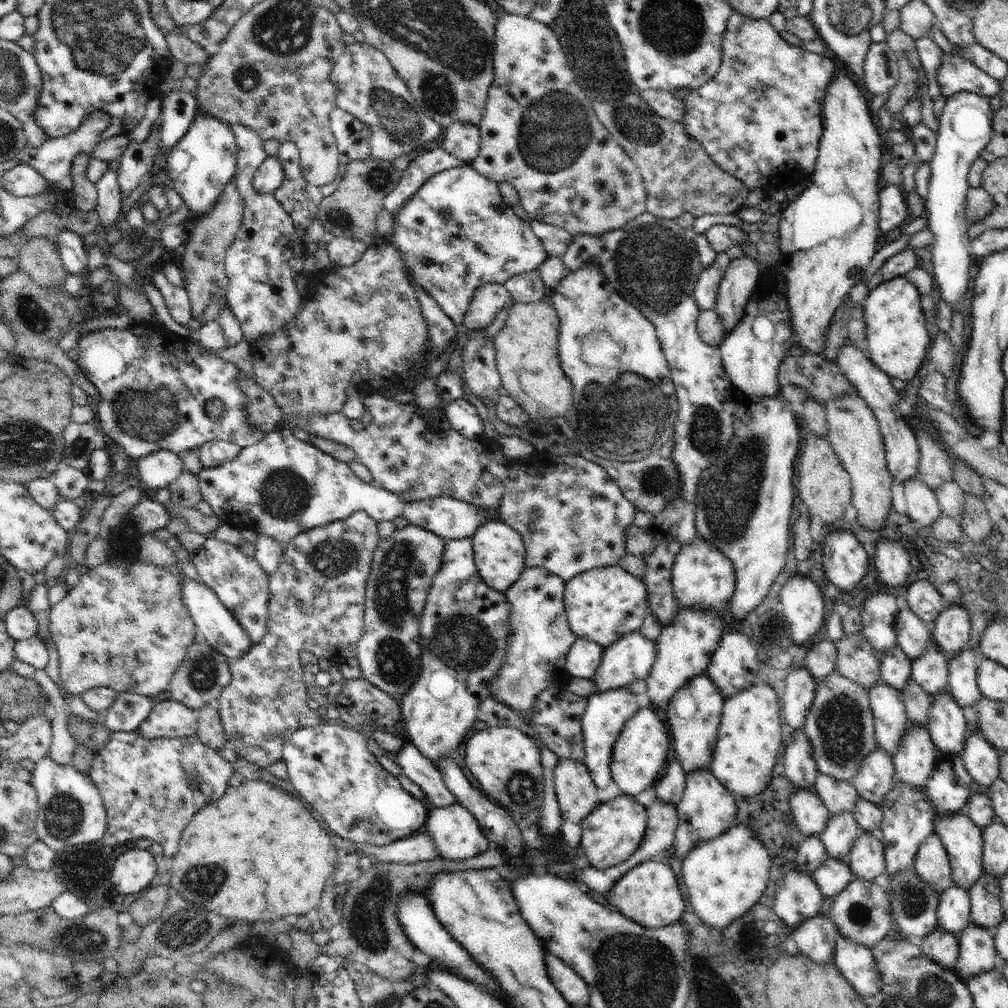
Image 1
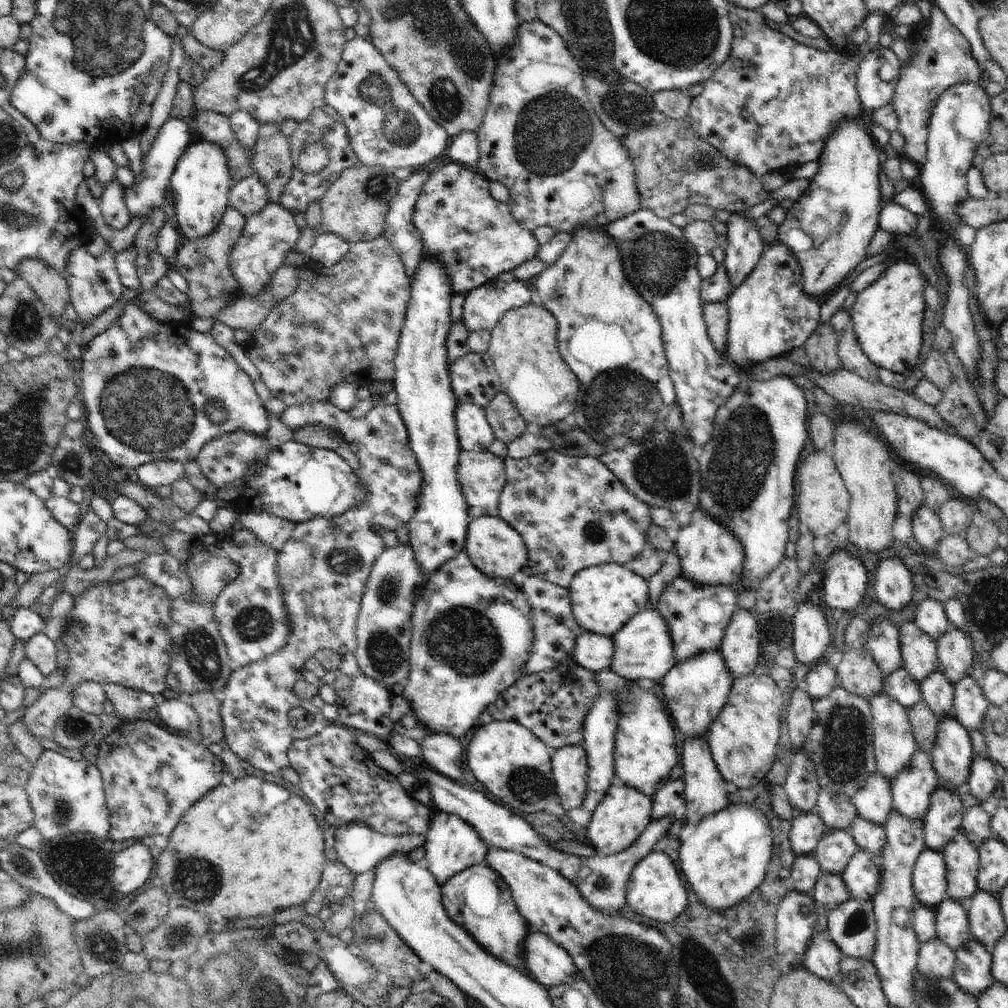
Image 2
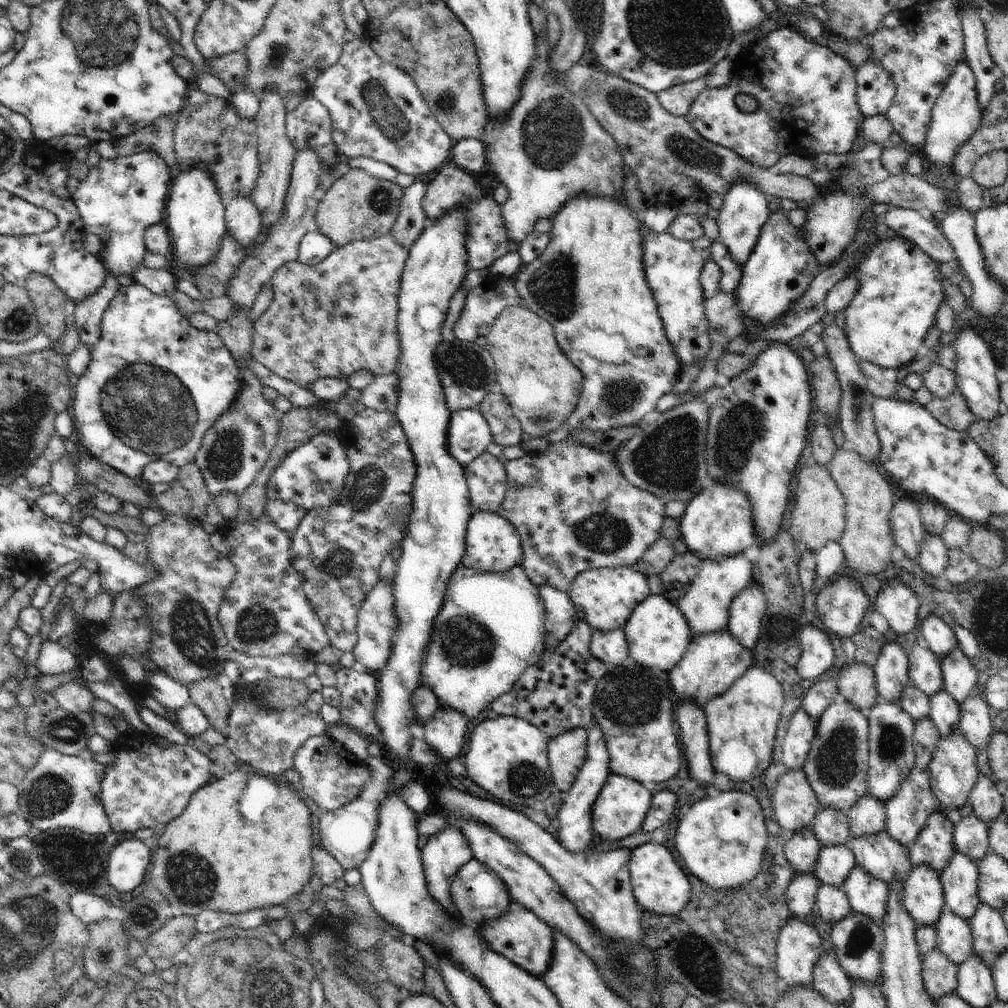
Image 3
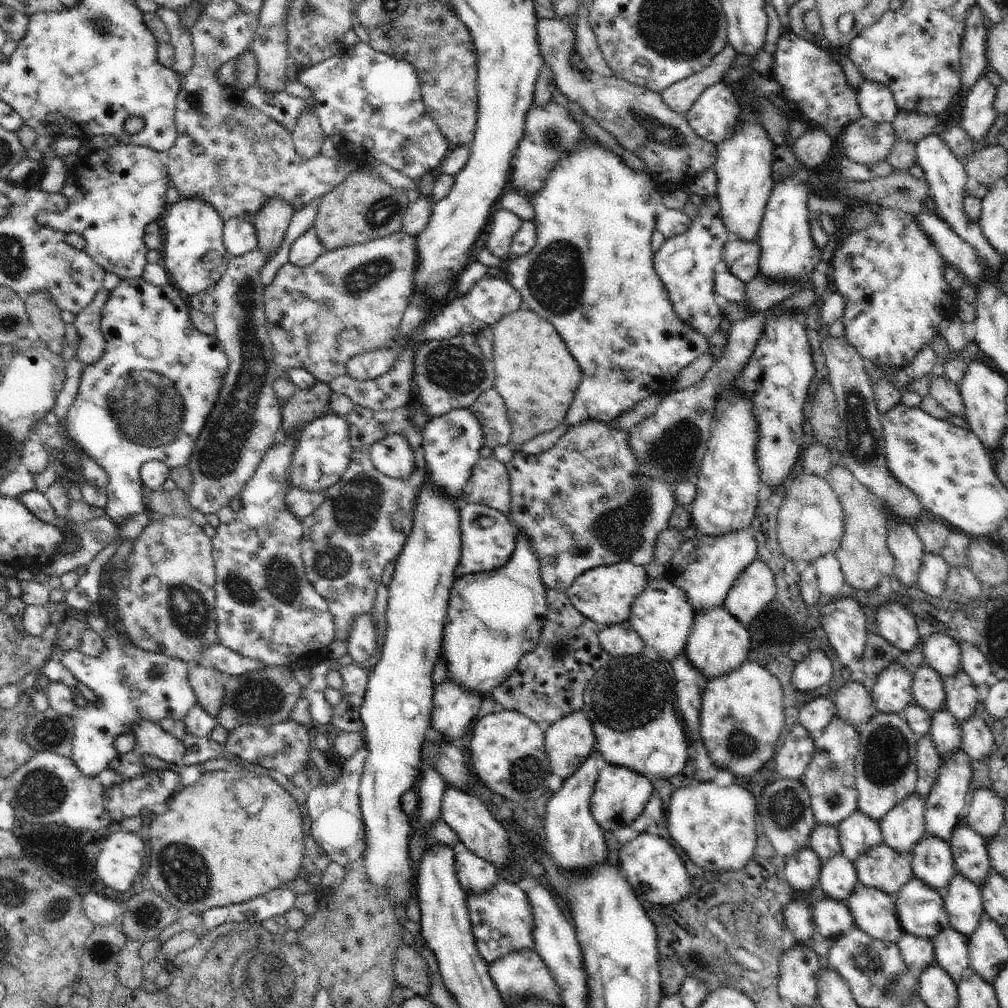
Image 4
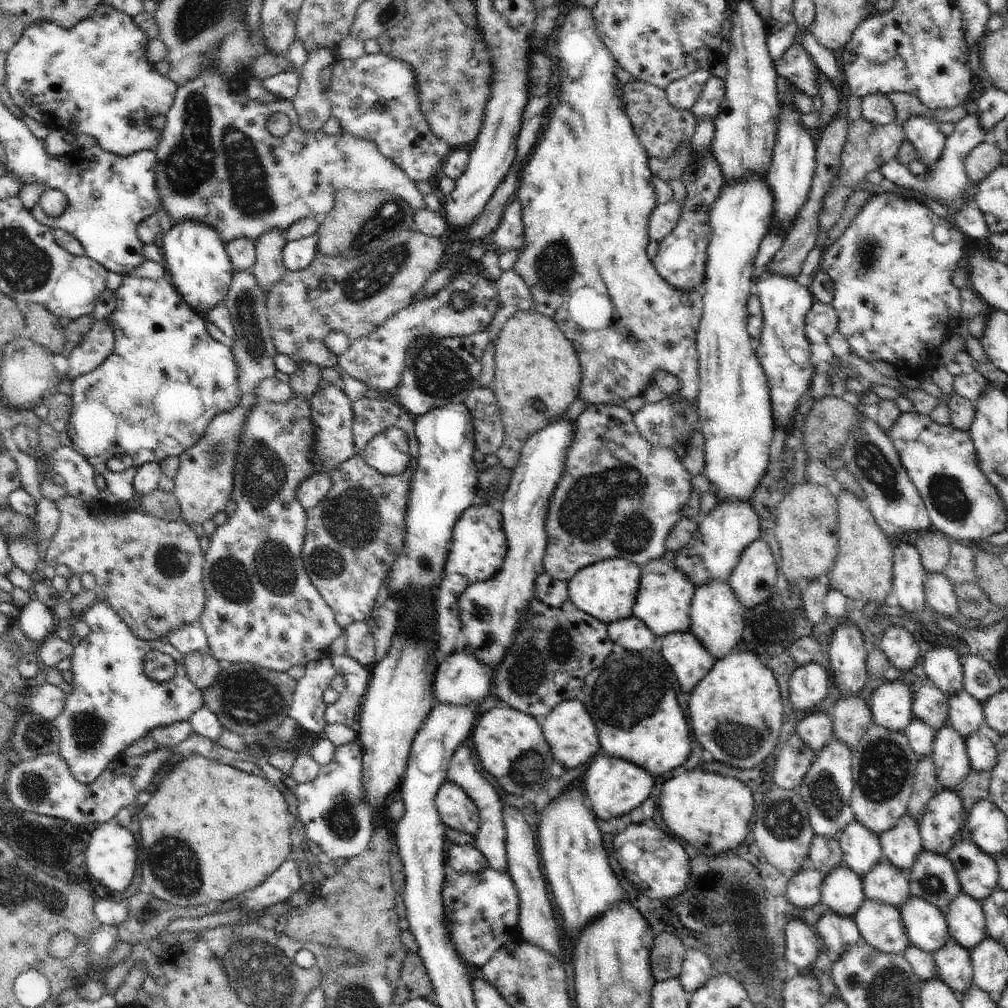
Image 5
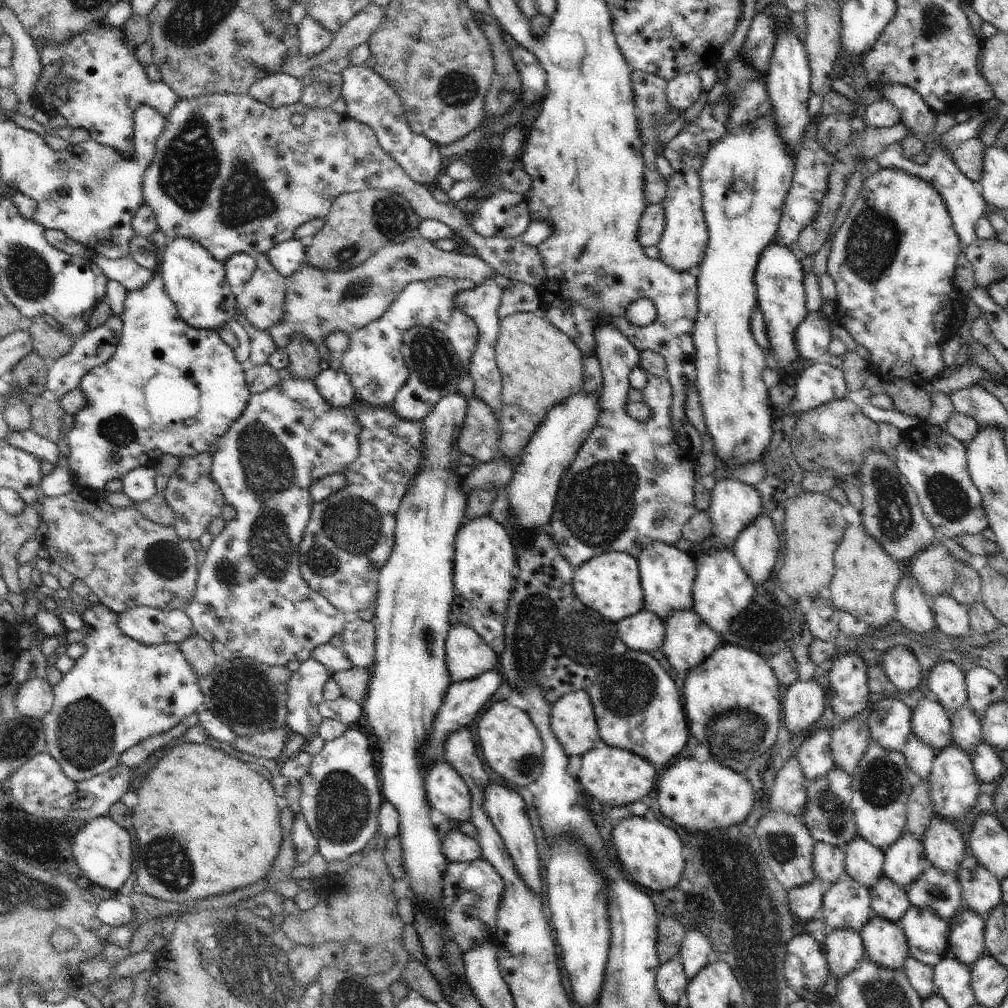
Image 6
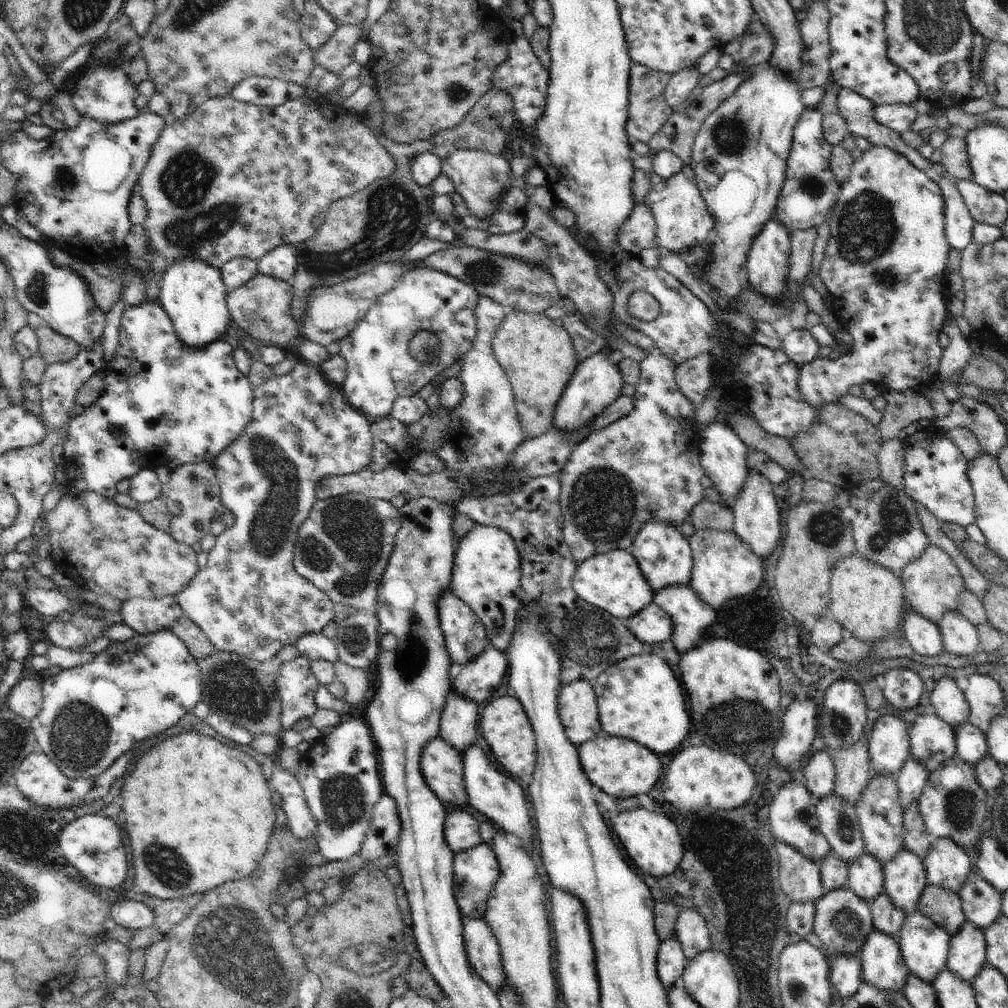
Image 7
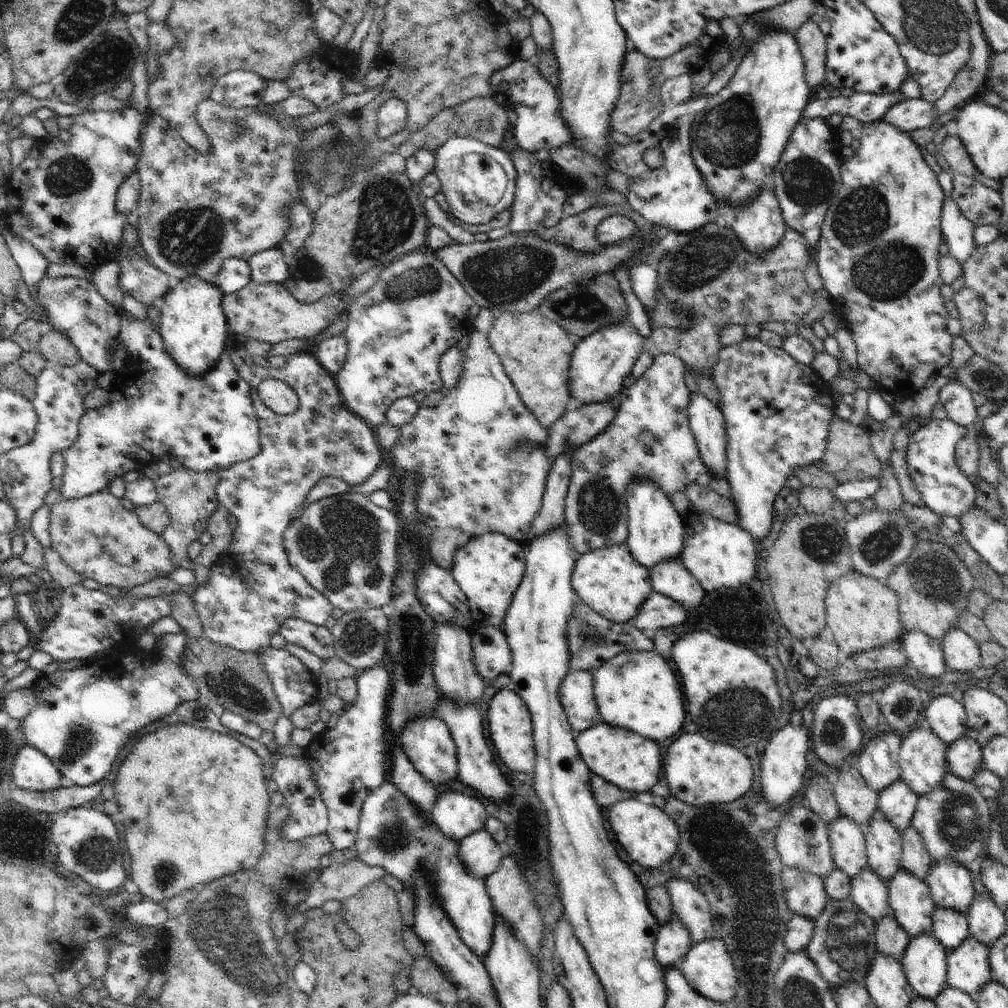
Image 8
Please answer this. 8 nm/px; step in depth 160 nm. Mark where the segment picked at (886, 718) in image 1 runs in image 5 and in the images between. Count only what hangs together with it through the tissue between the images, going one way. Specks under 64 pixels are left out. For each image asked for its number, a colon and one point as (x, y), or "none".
2: (894, 745)
3: (891, 759)
4: (885, 766)
5: (883, 766)

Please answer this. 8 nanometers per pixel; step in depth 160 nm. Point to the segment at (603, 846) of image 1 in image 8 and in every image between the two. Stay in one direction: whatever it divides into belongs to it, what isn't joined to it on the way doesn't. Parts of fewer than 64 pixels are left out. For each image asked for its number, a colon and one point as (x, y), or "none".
2: (624, 813)
3: (620, 809)
4: (620, 794)
5: (613, 787)
6: (615, 777)
7: (622, 768)
8: (624, 758)

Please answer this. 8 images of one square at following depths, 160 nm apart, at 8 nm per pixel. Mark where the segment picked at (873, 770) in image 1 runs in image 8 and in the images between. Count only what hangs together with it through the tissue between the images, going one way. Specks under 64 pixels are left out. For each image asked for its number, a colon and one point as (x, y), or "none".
2: (873, 801)
3: (868, 816)
4: (858, 833)
5: (861, 848)
6: (864, 861)
7: (865, 878)
8: (868, 890)

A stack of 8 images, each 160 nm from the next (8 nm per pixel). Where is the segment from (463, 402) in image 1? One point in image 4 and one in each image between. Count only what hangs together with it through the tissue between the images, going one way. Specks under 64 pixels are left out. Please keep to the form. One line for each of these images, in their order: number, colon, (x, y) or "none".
2: (474, 433)
3: (469, 435)
4: (452, 442)

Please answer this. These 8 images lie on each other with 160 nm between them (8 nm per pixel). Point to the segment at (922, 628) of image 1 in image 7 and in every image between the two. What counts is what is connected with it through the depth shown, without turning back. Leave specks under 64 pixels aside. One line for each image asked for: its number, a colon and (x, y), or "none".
2: (919, 652)
3: (925, 671)
4: (927, 690)
5: (930, 705)
6: (930, 721)
7: (932, 740)

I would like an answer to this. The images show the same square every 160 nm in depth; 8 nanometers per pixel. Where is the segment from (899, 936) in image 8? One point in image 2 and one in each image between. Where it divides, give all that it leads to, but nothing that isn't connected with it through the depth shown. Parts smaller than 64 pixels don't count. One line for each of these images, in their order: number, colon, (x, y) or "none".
2: (870, 837)
3: (887, 860)
4: (881, 868)
5: (886, 884)
6: (888, 900)
7: (886, 916)

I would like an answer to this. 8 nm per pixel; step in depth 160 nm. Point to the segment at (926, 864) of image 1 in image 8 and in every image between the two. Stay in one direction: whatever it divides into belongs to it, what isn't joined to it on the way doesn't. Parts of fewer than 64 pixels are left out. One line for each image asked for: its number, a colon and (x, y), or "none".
2: (929, 884)
3: (922, 895)
4: (920, 909)
5: (927, 928)
6: (928, 935)
7: (924, 944)
8: (925, 959)

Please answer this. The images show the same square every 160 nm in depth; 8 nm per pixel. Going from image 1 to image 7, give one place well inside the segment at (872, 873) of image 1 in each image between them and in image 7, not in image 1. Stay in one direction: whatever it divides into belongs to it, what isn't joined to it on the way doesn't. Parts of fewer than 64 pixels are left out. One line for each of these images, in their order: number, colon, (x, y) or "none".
2: (862, 875)
3: (868, 895)
4: (874, 912)
5: (880, 925)
6: (886, 943)
7: (883, 963)

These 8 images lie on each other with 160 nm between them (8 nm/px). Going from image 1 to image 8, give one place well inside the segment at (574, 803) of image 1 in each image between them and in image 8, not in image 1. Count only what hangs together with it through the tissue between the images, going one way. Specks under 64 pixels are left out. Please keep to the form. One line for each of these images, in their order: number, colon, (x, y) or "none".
2: (569, 768)
3: (567, 753)
4: (569, 742)
5: (569, 730)
6: (572, 719)
7: (577, 704)
8: (576, 696)

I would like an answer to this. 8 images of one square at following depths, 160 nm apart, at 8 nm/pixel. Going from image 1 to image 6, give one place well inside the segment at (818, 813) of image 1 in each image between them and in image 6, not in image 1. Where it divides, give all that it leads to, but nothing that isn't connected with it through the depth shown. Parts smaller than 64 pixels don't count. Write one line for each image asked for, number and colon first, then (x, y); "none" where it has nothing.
2: (807, 830)
3: (802, 849)
4: (802, 869)
5: (803, 890)
6: (805, 901)

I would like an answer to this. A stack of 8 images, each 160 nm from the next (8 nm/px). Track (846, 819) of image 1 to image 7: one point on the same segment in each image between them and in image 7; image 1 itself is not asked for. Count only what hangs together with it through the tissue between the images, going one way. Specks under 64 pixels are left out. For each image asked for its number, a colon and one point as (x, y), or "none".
2: (834, 852)
3: (834, 862)
4: (838, 879)
5: (842, 891)
6: (847, 905)
7: (842, 920)

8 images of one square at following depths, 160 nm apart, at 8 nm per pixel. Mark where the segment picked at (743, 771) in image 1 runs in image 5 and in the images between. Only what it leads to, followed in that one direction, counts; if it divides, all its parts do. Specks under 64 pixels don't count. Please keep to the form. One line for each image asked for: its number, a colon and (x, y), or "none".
2: (743, 738)
3: (742, 723)
4: (742, 716)
5: (737, 714)

